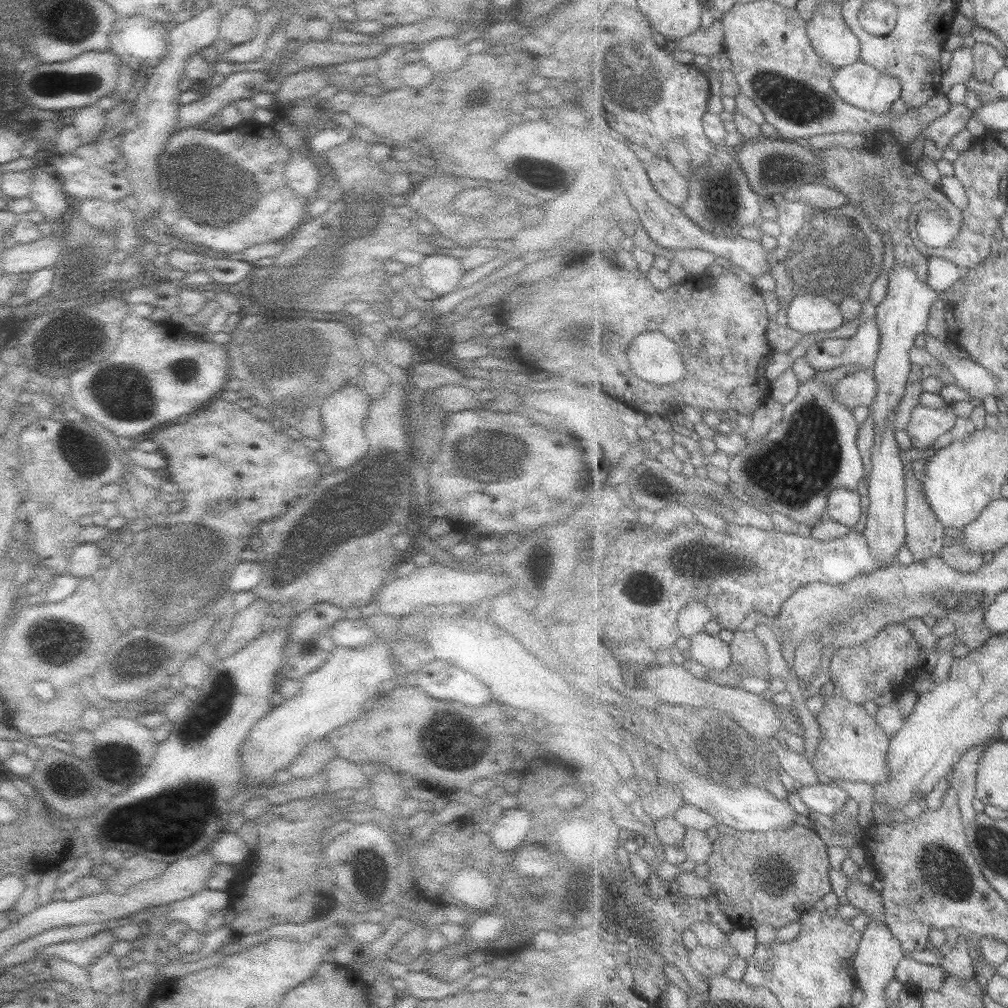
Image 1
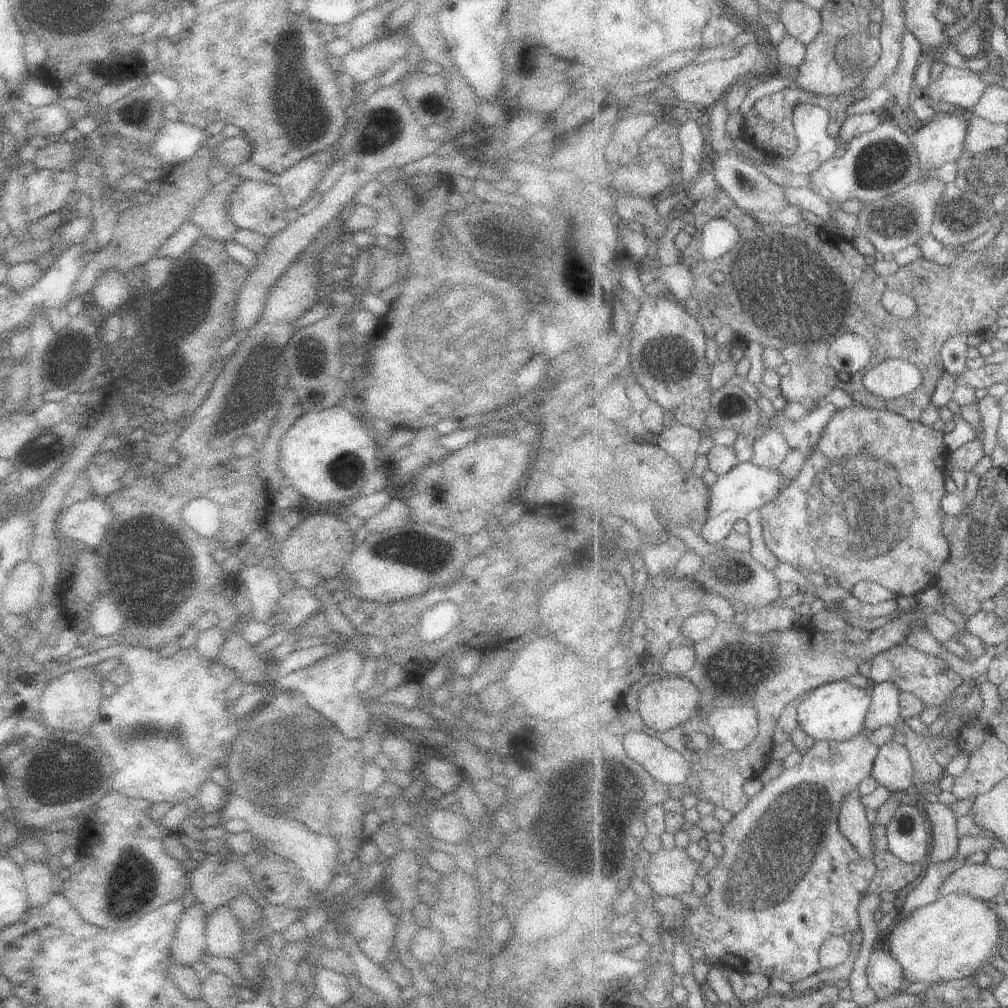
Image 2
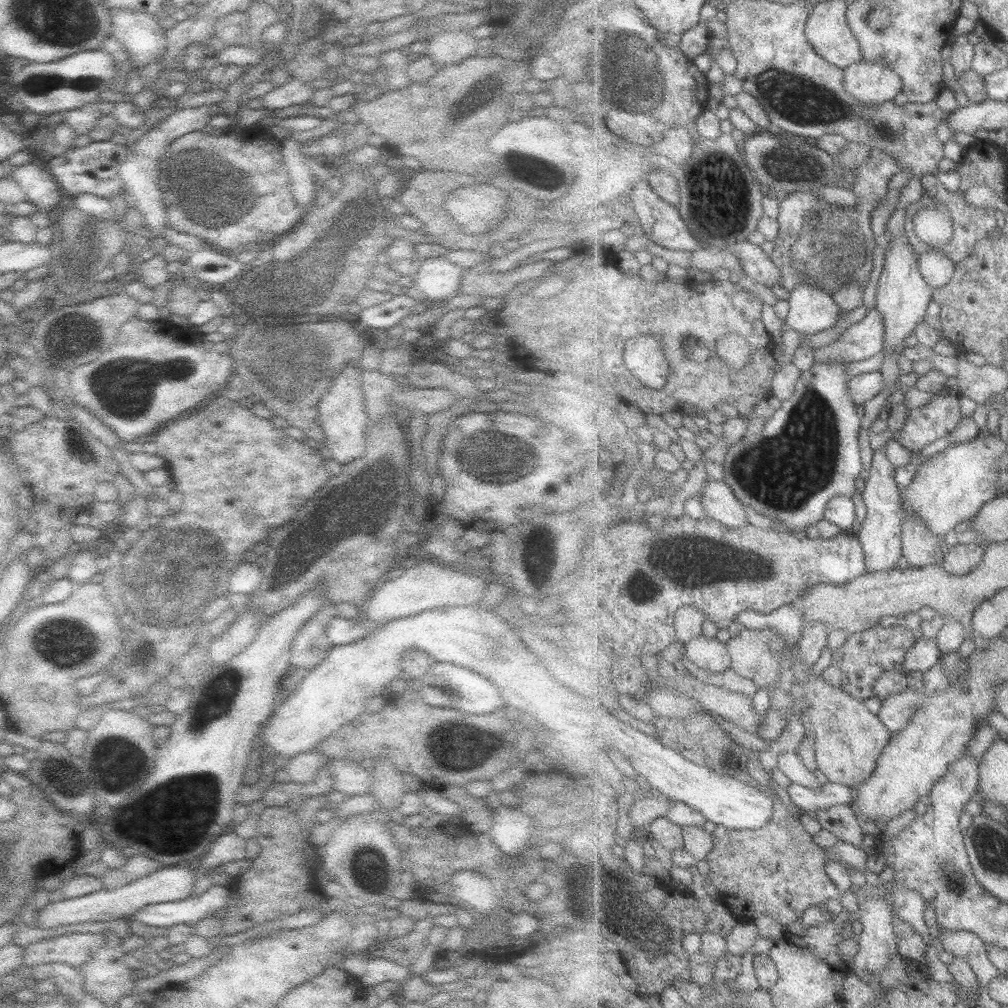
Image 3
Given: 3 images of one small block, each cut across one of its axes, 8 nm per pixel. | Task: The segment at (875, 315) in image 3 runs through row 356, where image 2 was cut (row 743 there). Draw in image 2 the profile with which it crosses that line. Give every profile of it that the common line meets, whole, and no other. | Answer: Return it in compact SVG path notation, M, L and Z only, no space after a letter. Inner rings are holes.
M865 729L856 737L845 742L839 741L816 741L815 746L801 756L801 760L793 767L784 769L779 776L769 780L763 785L759 794L755 795L749 801L749 804L726 824L724 832L721 834L721 841L726 850L723 860L718 860L719 864L711 869L711 874L705 876L709 882L709 892L701 898L700 905L695 908L683 908L683 916L679 917L674 914L676 934L682 938L689 948L698 946L704 951L701 960L709 963L711 966L720 965L727 968L733 968L735 971L745 974L759 973L769 979L780 978L789 984L797 984L801 980L805 980L807 976L813 974L822 975L823 968L820 963L820 950L823 943L832 936L842 937L847 932L854 934L861 930L860 925L860 904L865 897L865 890L871 886L875 874L877 874L877 866L873 859L866 859L861 856L853 843L843 834L840 829L840 810L844 804L846 797L854 791L859 791L861 782L865 780L873 772L874 762L876 761L880 747L874 746L869 742L869 734L872 730Z

